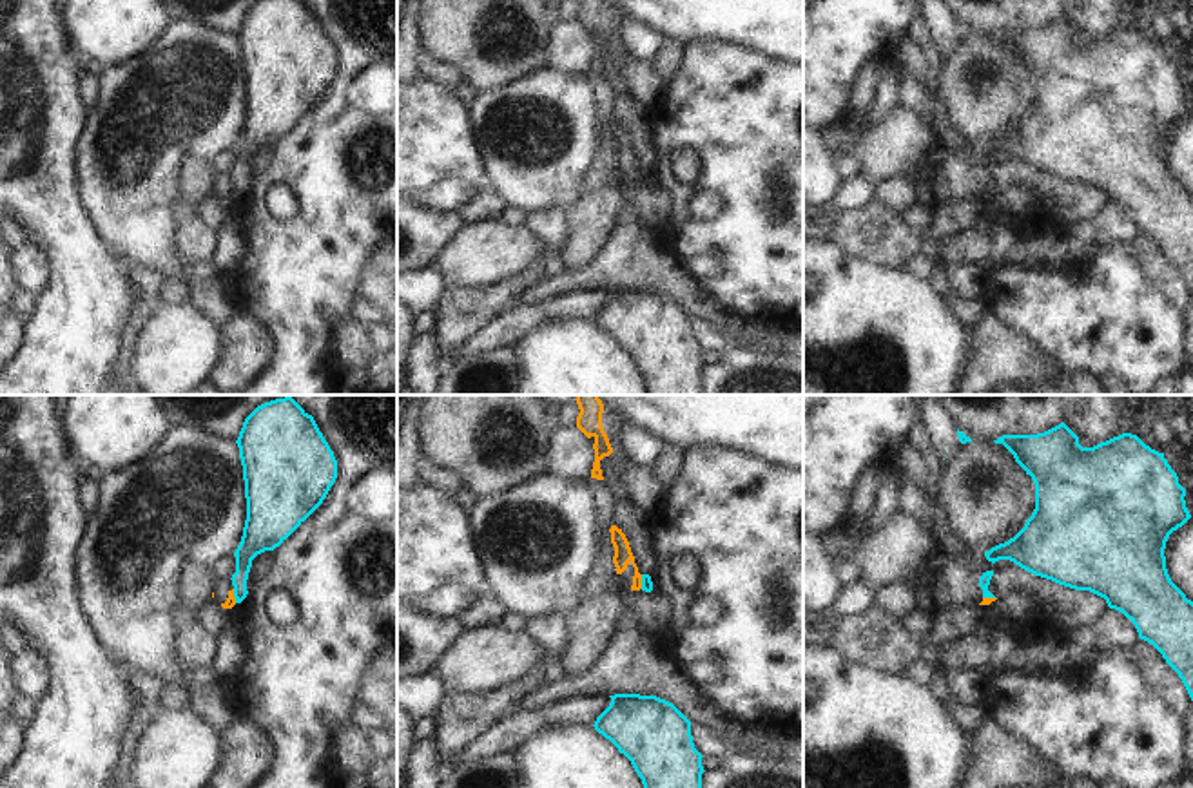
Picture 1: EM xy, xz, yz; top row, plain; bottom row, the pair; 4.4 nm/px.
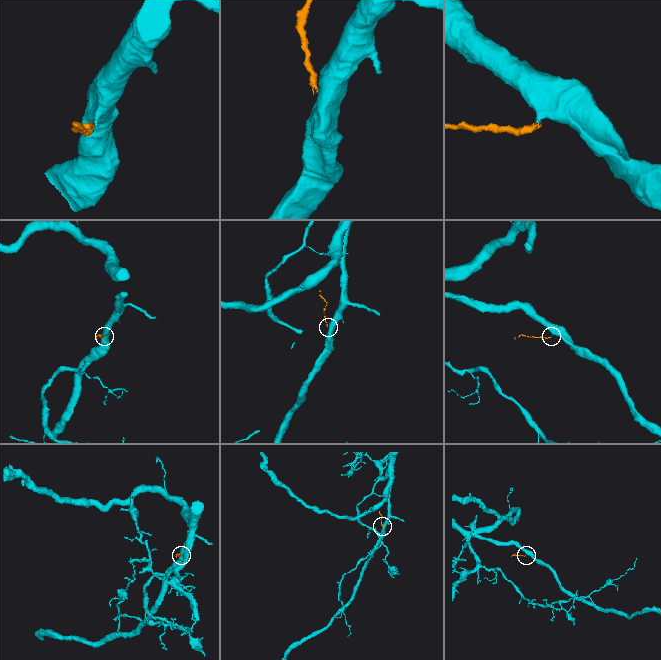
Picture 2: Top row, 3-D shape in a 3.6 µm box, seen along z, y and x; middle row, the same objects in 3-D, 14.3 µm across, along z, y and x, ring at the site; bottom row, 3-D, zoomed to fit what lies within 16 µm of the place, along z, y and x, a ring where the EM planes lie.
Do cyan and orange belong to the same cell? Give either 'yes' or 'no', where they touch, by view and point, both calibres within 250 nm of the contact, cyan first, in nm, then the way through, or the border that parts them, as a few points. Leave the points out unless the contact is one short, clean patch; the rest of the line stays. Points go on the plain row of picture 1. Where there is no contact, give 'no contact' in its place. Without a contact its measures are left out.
no | xy (234, 191) | 110/50 nm | along xy (232, 183), (236, 196)

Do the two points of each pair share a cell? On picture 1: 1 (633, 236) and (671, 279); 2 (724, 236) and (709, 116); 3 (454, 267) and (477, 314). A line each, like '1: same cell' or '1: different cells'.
1: same cell
2: same cell
3: different cells

